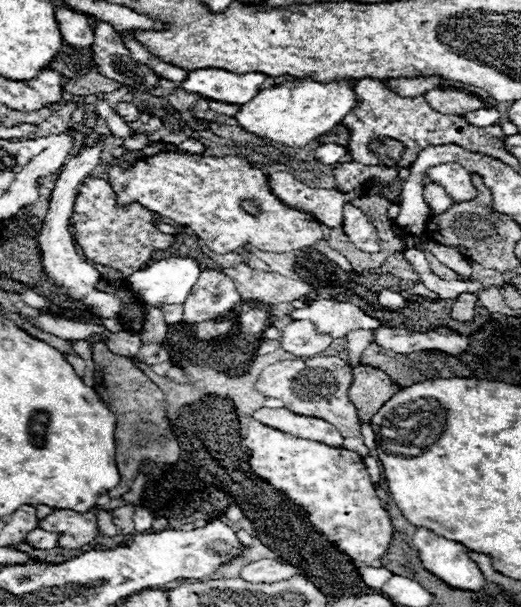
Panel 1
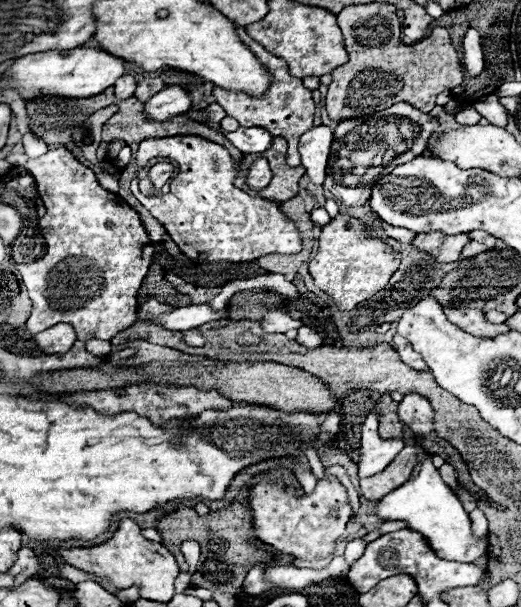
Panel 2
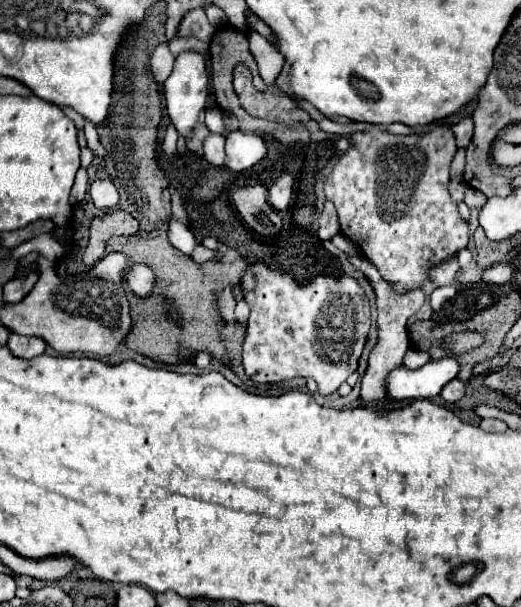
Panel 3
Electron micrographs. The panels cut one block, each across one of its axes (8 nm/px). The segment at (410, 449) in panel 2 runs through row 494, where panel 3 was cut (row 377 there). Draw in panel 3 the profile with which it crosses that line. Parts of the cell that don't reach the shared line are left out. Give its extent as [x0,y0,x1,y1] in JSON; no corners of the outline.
[348,254,424,402]

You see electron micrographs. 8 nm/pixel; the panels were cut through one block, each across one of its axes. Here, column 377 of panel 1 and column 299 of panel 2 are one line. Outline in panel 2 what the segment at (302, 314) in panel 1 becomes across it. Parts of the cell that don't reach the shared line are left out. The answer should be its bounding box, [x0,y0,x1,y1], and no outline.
[260,312,304,334]

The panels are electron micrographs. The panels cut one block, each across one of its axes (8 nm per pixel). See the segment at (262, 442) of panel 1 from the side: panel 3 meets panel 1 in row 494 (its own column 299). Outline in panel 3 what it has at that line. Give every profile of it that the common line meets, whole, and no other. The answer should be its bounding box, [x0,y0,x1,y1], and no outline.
[242,264,370,396]

